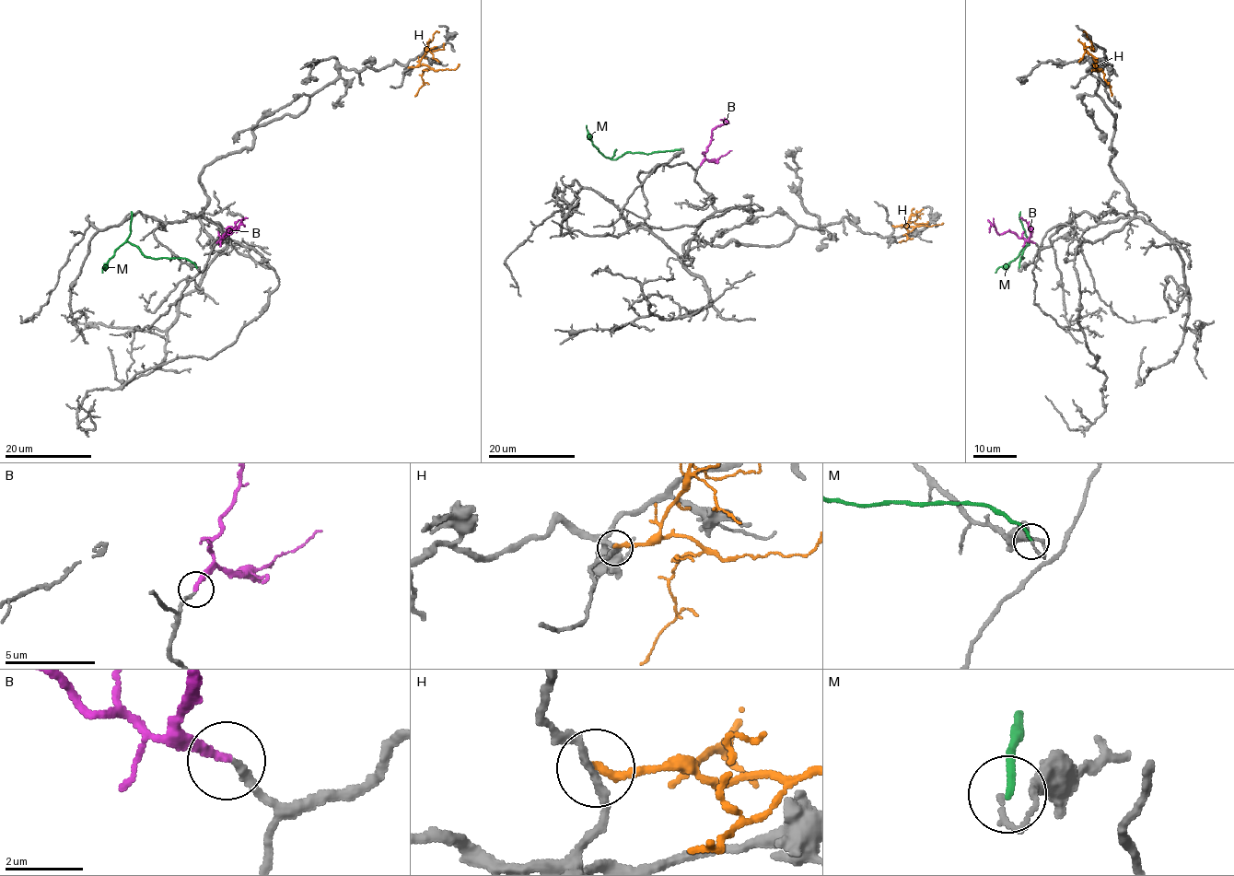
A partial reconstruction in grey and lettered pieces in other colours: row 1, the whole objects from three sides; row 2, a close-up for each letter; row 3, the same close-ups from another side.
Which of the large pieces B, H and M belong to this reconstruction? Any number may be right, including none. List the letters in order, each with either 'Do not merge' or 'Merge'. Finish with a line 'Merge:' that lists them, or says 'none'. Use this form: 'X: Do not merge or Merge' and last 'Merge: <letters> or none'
B: Merge
H: Do not merge
M: Do not merge
Merge: B

